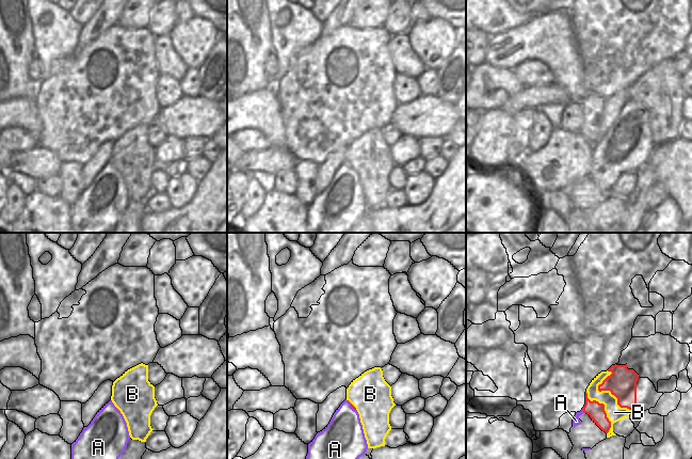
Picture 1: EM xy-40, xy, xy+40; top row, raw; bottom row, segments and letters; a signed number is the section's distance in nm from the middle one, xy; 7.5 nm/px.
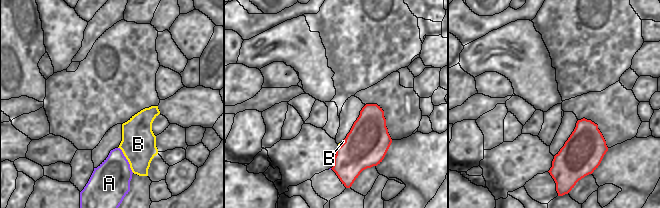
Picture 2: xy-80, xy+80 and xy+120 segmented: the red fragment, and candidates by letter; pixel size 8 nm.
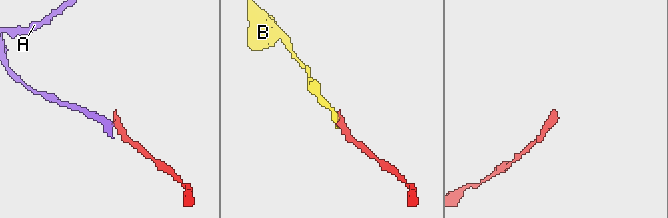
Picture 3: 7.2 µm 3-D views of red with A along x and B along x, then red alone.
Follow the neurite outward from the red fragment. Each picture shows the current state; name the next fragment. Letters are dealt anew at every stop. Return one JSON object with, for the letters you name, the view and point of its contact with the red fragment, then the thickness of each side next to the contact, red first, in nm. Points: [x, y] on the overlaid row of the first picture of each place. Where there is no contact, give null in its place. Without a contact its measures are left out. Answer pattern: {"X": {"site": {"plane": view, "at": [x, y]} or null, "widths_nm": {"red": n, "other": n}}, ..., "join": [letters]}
{"A": {"site": {"plane": "xy+40", "at": [583, 410]}, "widths_nm": {"red": 130, "other": 60}}, "join": ["A"]}

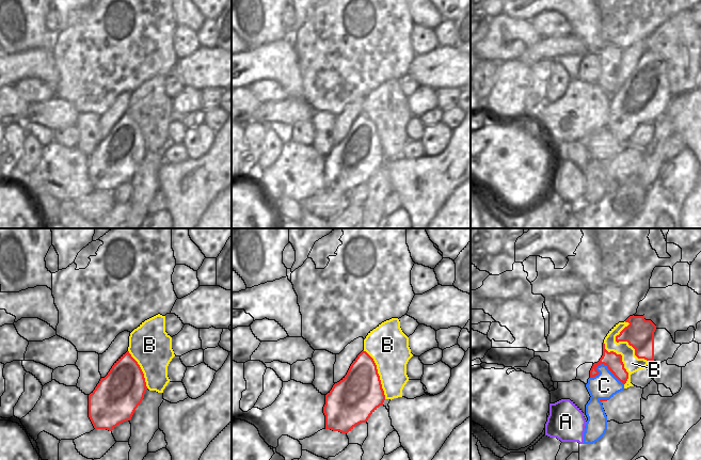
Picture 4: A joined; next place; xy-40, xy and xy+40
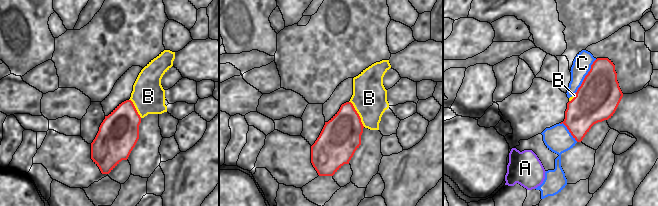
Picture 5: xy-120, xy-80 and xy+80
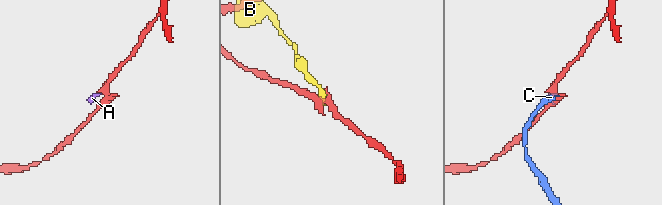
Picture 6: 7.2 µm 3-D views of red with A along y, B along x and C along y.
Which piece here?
{"join": []}

